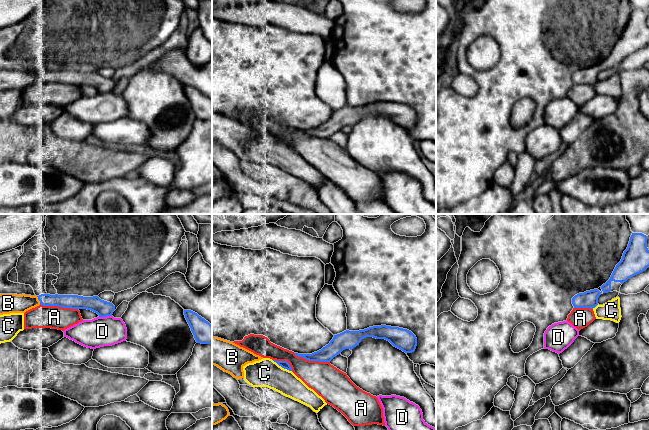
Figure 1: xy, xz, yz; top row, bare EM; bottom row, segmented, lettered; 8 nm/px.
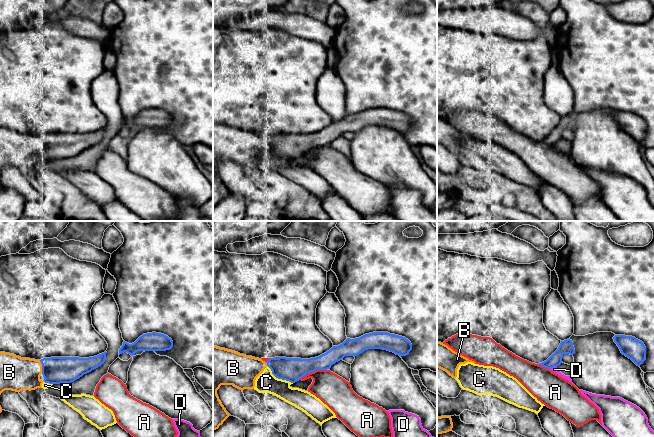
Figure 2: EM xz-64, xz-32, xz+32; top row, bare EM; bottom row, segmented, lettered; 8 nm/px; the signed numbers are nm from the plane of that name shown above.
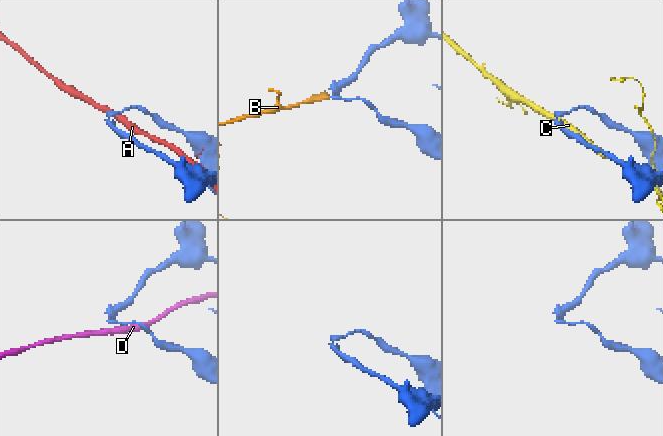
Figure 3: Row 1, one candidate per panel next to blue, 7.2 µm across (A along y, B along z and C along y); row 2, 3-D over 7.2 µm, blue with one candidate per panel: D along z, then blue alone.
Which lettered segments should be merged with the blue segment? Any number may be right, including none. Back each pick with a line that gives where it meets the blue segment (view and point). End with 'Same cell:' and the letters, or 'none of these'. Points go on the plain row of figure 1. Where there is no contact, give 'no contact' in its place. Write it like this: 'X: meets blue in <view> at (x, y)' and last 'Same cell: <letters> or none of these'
B: meets blue in xy at (38, 75)
Same cell: B

